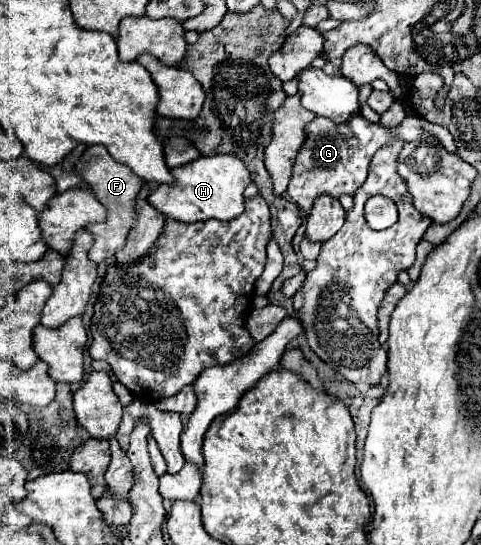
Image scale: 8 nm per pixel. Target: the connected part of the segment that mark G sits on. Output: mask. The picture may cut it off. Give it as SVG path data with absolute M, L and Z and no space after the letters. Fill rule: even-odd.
M354 114L346 124L334 124L332 120L316 116L316 120L306 126L306 134L306 144L296 158L294 174L286 190L290 200L296 202L298 208L304 212L310 212L314 200L322 194L328 194L332 198L340 198L342 194L354 194L364 184L368 176L368 164L376 150L382 148L382 144L388 144L390 140L412 142L422 136L430 136L438 140L448 152L454 152L454 140L448 130L418 116L406 116L396 128L386 128L382 124L368 122L362 114Z

